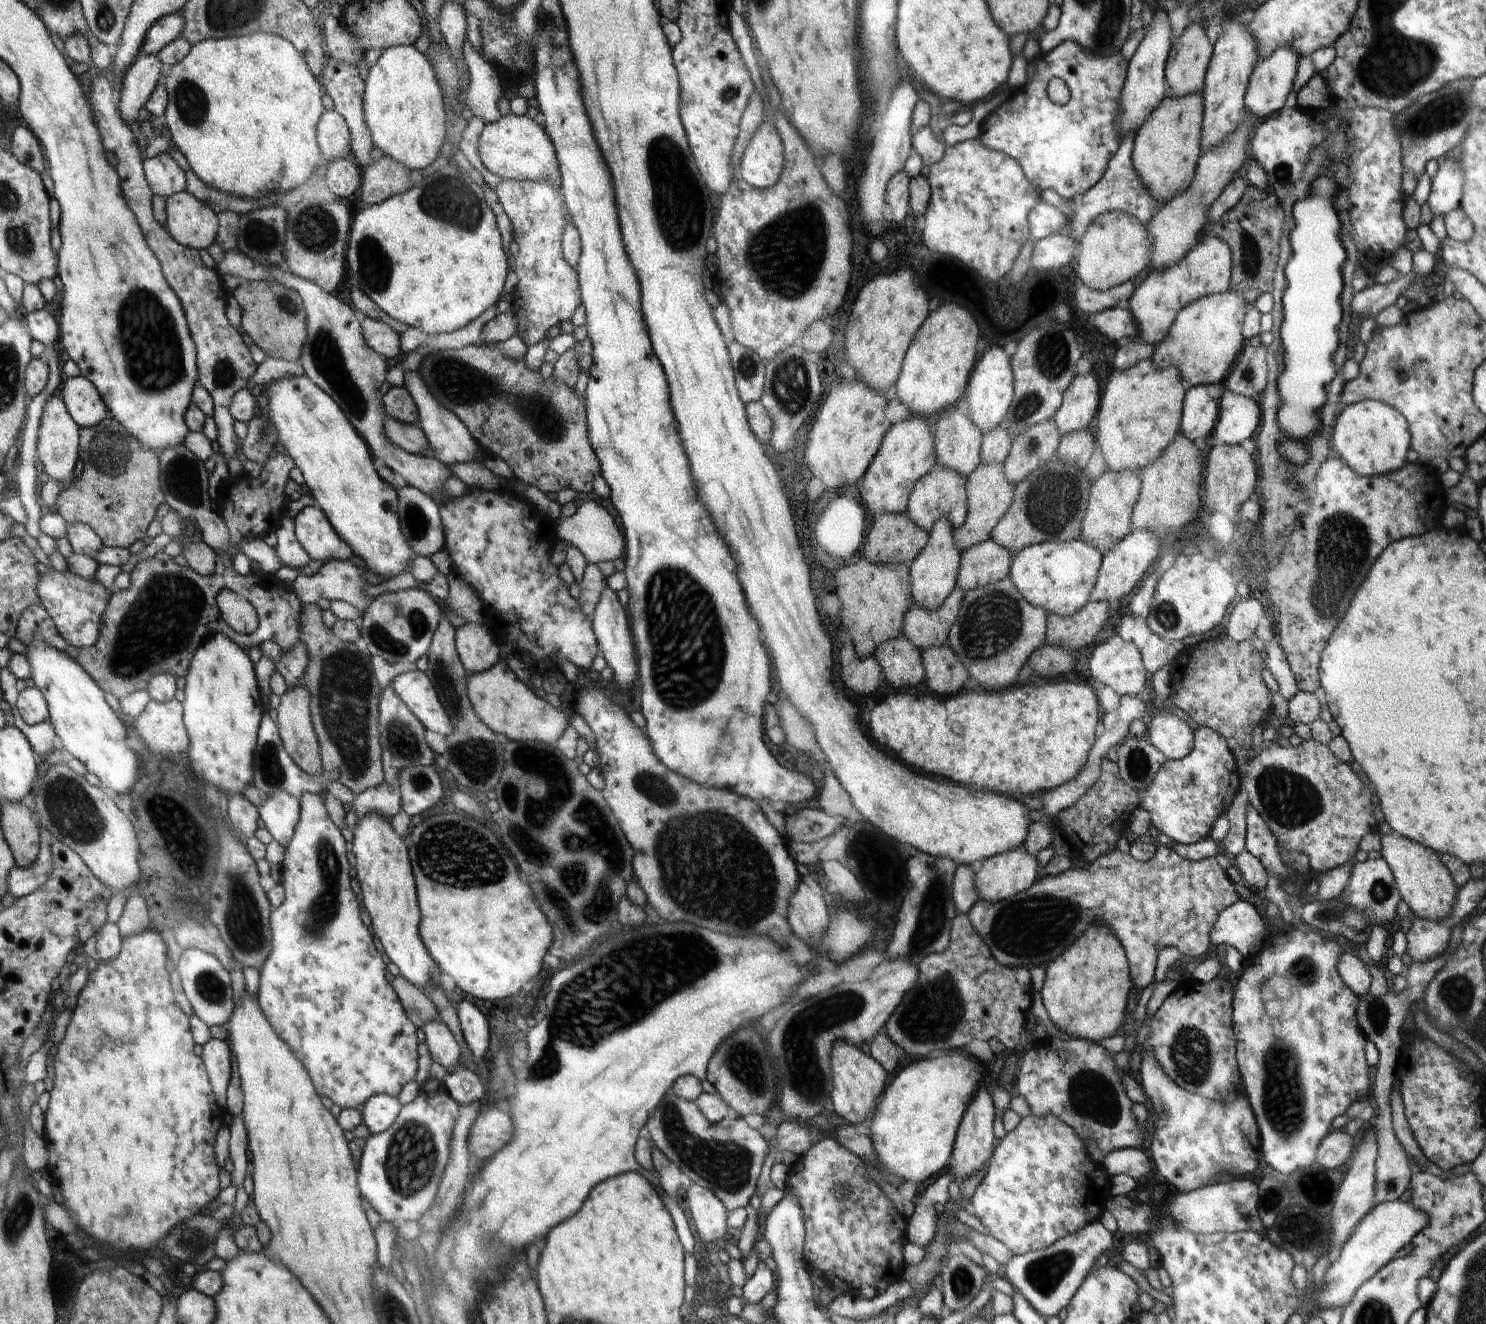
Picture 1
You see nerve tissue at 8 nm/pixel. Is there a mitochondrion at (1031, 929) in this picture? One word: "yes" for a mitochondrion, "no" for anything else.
yes

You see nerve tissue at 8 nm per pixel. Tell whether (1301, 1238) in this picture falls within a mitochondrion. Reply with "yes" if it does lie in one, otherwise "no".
yes

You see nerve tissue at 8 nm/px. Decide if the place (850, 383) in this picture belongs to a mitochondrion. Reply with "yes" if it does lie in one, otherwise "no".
no

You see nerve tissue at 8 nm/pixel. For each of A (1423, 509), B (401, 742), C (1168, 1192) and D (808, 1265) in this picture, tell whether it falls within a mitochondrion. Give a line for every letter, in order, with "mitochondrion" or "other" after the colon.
A: other
B: mitochondrion
C: other
D: other

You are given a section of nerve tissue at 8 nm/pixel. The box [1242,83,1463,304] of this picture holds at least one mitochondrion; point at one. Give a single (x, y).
(1283, 170)

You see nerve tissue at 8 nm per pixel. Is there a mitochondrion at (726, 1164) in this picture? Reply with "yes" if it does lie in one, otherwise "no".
yes

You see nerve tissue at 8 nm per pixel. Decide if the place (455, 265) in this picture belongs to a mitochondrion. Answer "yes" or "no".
no

